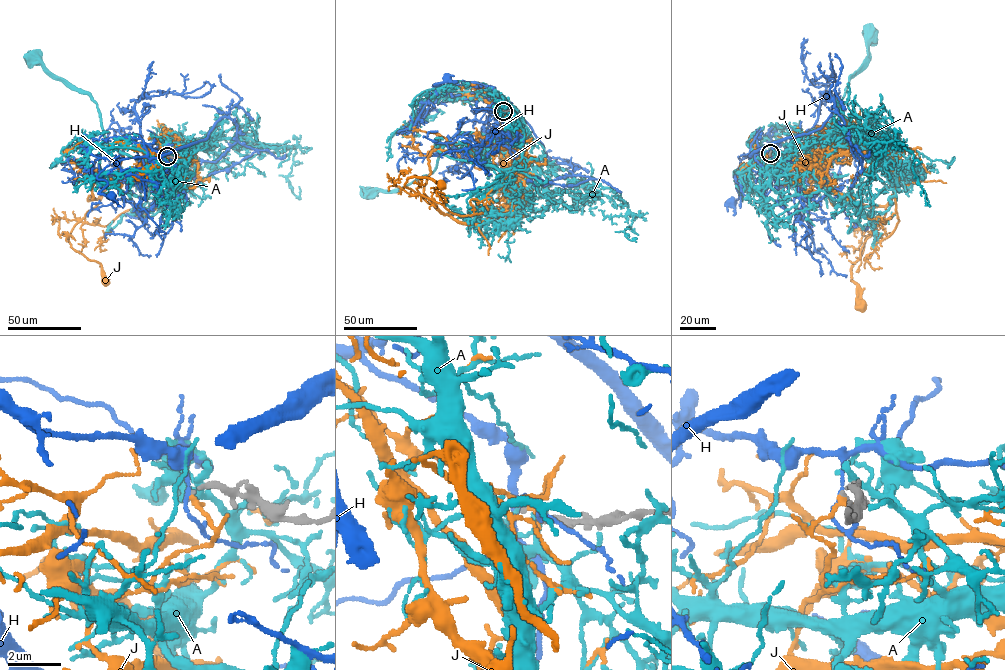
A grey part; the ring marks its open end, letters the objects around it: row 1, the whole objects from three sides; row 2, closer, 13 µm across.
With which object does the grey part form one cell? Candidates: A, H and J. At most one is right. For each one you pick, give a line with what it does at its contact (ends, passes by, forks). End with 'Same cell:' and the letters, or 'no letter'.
A: it passes by
Same cell: A

